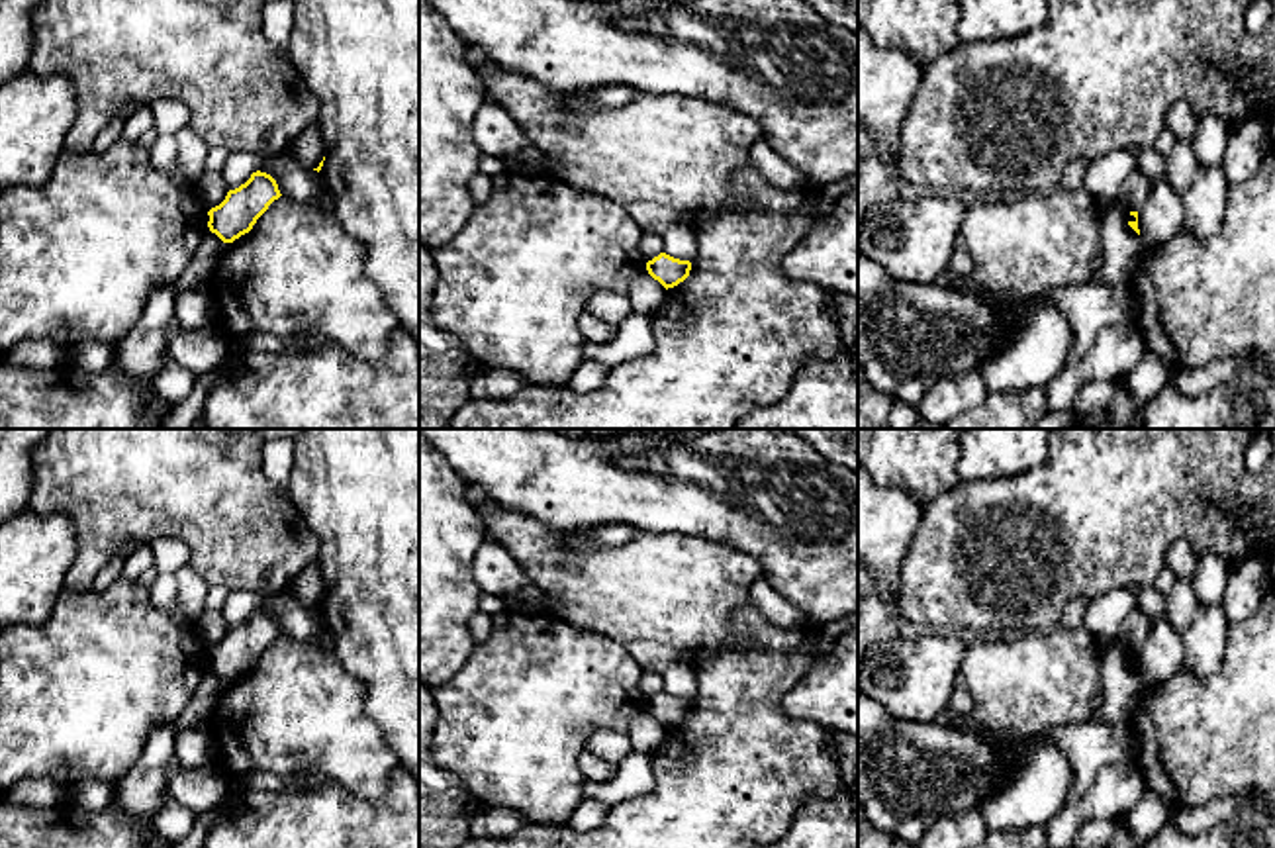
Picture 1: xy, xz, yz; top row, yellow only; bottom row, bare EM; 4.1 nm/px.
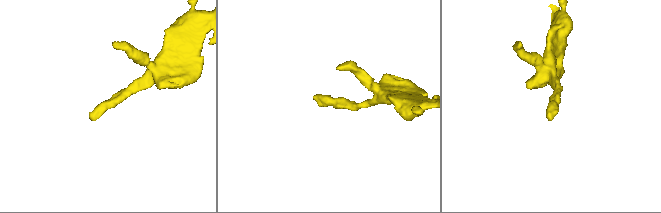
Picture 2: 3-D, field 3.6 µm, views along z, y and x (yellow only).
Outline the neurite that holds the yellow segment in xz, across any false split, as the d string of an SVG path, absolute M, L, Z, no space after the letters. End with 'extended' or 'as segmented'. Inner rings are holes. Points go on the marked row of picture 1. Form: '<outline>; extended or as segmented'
M660 253L658 257L646 262L646 270L654 280L658 280L668 290L689 276L691 262Z; as segmented

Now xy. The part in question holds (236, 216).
M257 170L245 184L229 190L219 206L208 212L208 227L223 243L233 243L249 233L257 219L280 196L276 180L270 174Z; as segmented

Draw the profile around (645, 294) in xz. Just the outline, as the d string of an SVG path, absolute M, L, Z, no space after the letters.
M642 270L631 278L625 296L631 302L631 309L652 315L662 306L666 288L654 280L648 270Z

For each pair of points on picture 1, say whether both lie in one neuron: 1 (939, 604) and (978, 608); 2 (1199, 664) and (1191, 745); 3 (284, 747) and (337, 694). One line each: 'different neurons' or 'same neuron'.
1: same neuron
2: different neurons
3: same neuron

